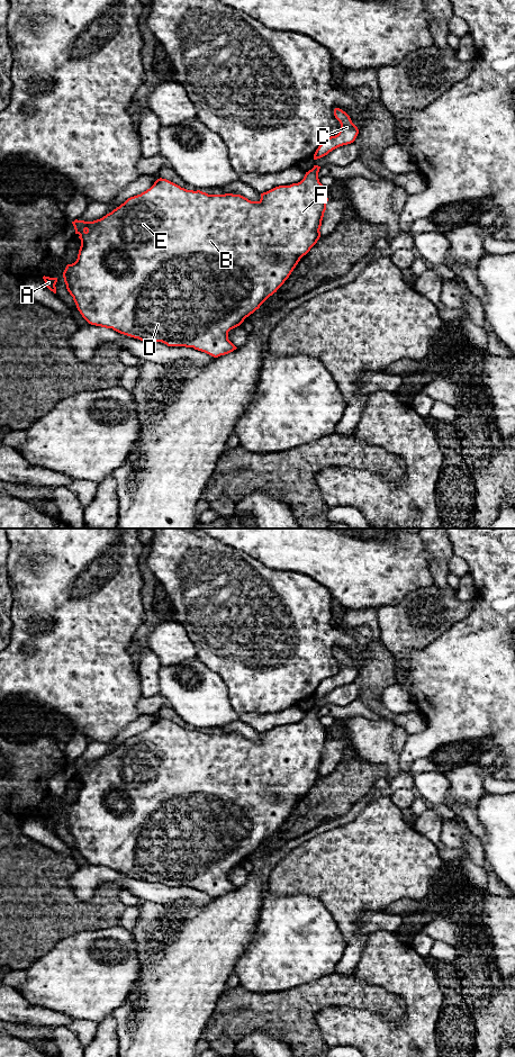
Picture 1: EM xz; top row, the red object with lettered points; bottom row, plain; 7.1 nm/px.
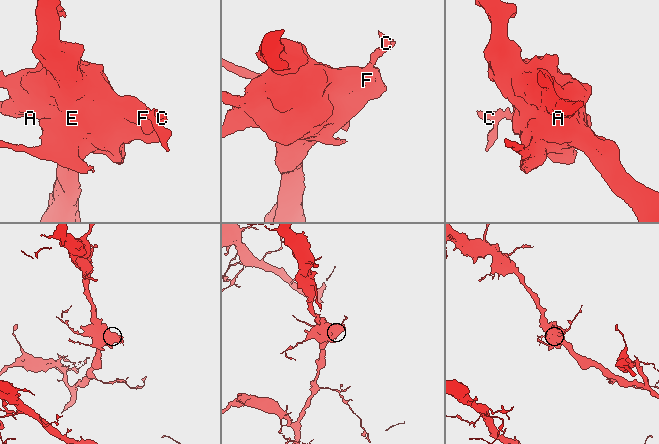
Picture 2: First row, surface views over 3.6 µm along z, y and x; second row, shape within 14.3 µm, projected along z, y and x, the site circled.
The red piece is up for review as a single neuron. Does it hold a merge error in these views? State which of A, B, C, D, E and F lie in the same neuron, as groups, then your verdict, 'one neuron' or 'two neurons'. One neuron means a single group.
A B C D E F | one neuron

